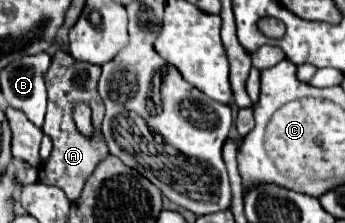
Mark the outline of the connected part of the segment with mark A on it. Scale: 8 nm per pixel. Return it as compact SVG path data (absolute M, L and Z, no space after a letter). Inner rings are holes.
M59 50L53 56L51 68L47 72L47 114L45 114L45 122L43 122L43 134L51 138L53 142L53 150L49 160L43 164L43 176L47 184L61 188L67 198L71 202L75 202L79 198L79 194L83 192L83 186L87 182L87 178L91 176L91 172L95 170L95 166L109 154L109 148L105 144L103 132L101 132L101 124L103 124L103 100L99 100L97 94L97 80L101 76L101 66L95 64L87 64L87 62L79 62L75 60L71 54ZM85 102L91 108L91 122L93 122L93 134L91 136L83 136L77 130L77 124L73 120L73 108L75 104Z

